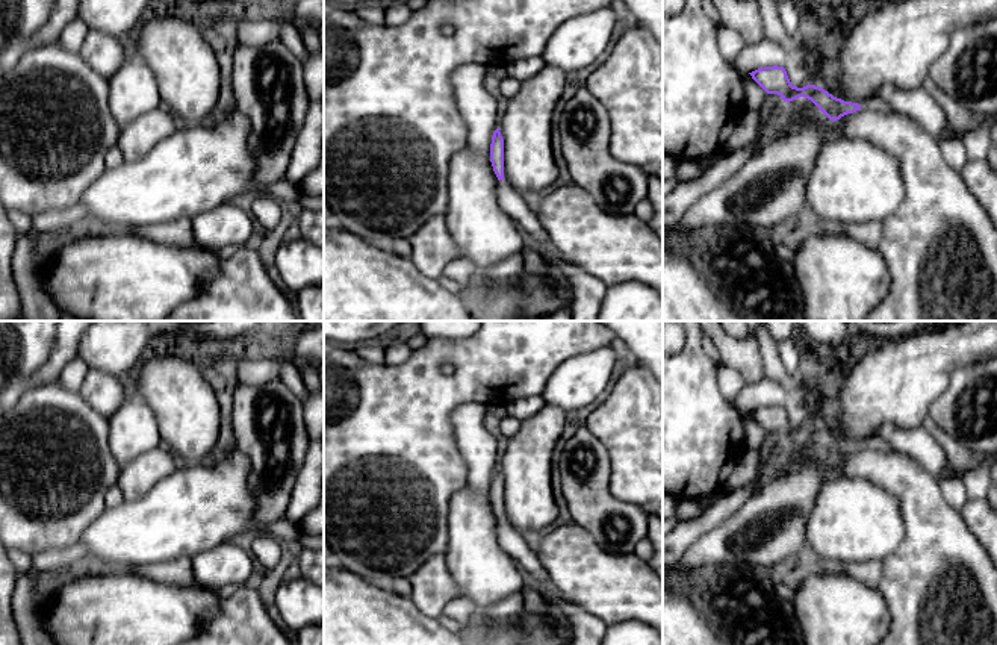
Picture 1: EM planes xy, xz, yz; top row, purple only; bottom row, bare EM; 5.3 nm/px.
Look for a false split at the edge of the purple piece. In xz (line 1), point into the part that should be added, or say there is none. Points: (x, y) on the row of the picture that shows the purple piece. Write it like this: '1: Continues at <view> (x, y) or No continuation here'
1: Continues at xz (589, 291)

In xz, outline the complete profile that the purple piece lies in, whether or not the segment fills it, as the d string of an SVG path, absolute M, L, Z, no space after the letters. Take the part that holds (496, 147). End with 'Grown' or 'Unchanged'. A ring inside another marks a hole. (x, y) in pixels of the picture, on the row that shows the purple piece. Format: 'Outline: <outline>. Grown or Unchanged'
Outline: M499 127L492 136L490 162L499 180L498 203L501 209L519 226L525 238L543 253L546 262L564 271L575 292L575 301L570 310L573 321L598 321L601 304L607 294L607 285L584 273L579 266L564 262L557 253L549 250L549 236L536 215L533 200L519 194L504 179L504 139Z. Grown

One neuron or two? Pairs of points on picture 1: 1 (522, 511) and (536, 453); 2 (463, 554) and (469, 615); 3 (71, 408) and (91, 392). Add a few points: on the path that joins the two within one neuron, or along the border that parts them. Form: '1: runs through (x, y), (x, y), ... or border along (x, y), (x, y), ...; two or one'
1: runs through (527, 497), (527, 467); one
2: runs through (471, 570), (471, 600); one
3: border along (79, 392), (108, 420); two

